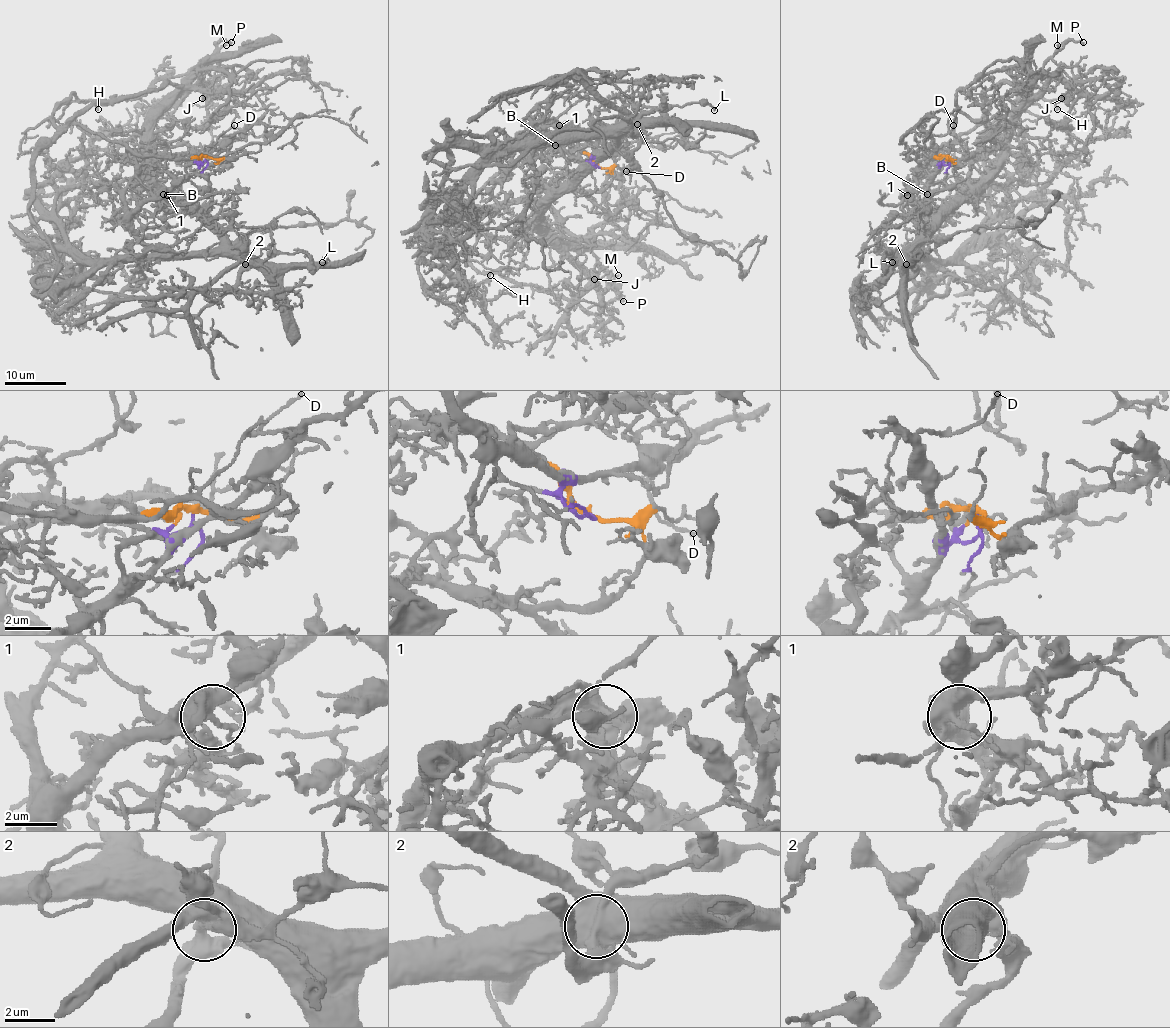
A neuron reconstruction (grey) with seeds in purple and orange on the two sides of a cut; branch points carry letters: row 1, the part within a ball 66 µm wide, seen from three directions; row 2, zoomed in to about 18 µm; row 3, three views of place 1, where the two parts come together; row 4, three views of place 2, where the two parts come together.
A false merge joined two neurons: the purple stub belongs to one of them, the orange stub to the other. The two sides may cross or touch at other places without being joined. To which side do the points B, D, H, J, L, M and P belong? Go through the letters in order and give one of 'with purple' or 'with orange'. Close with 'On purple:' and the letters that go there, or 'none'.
B: with purple
D: with purple
H: with orange
J: with purple
L: with orange
M: with orange
P: with orange
On purple: B, D, J

